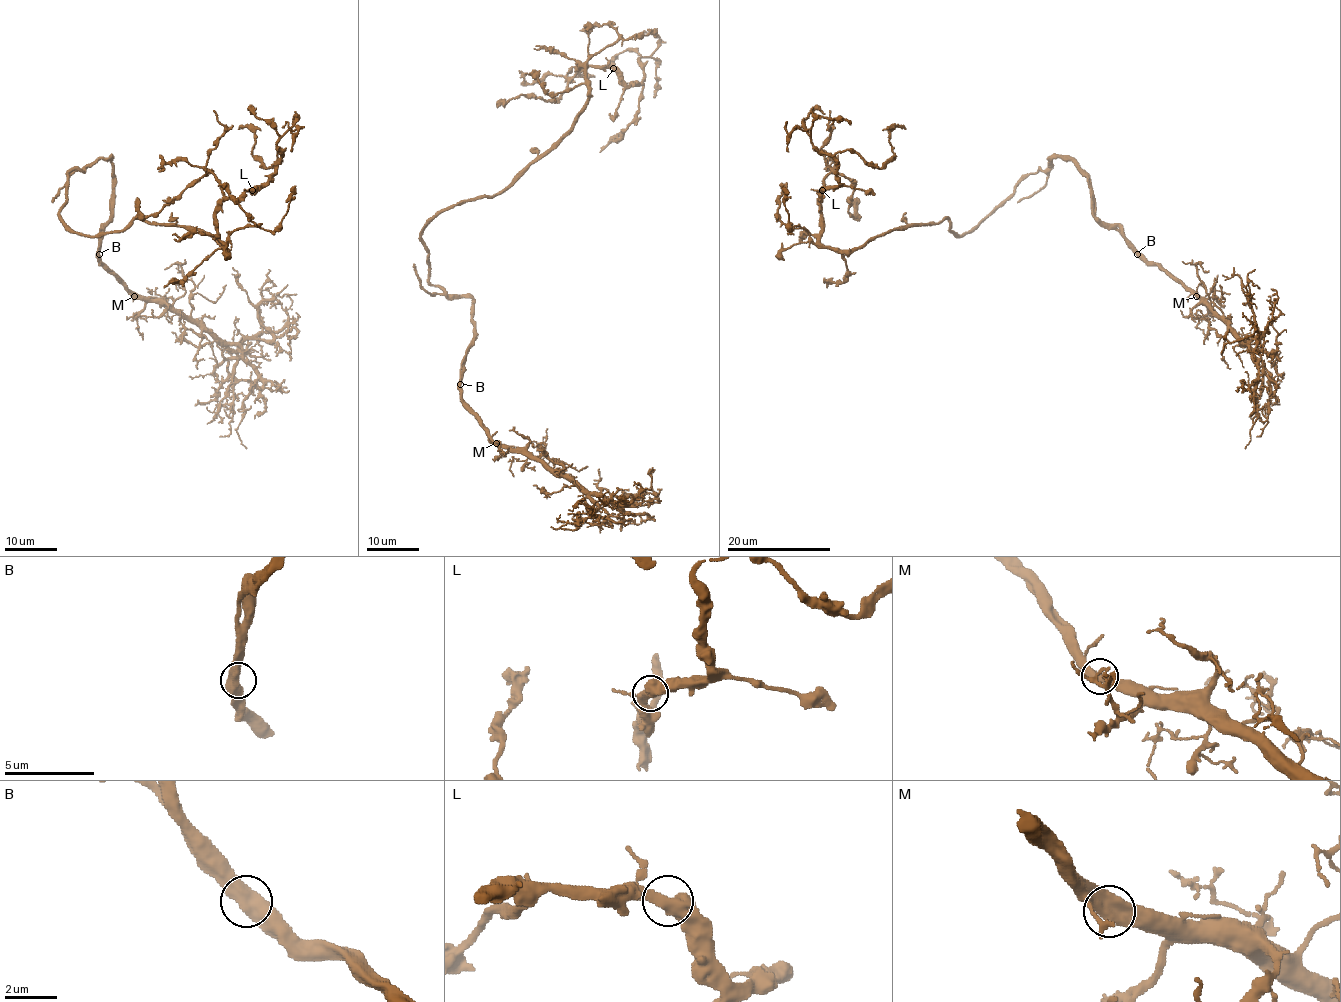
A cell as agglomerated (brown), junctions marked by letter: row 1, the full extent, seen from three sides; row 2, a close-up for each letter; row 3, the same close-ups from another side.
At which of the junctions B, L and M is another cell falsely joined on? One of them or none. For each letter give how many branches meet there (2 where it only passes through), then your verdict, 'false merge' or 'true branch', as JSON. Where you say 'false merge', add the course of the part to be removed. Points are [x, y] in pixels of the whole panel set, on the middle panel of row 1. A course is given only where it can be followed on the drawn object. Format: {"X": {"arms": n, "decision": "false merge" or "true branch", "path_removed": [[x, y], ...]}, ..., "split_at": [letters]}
{"B": {"arms": 2, "decision": "true branch"}, "L": {"arms": 2, "decision": "true branch"}, "M": {"arms": 2, "decision": "true branch"}, "split_at": []}

